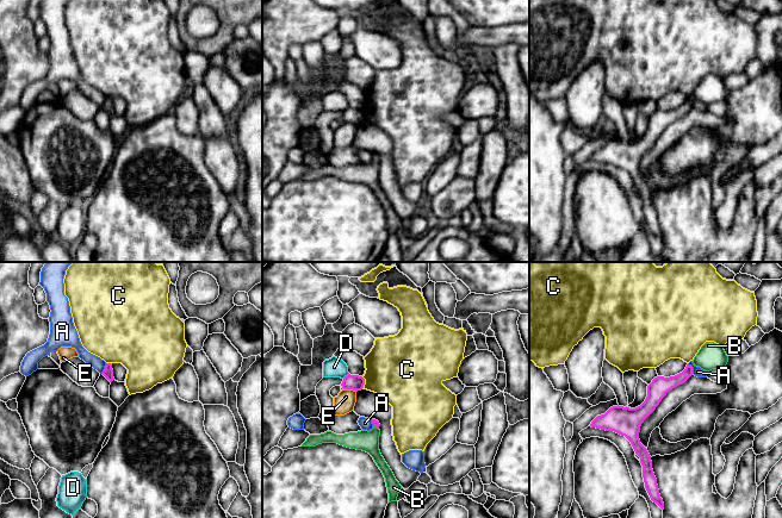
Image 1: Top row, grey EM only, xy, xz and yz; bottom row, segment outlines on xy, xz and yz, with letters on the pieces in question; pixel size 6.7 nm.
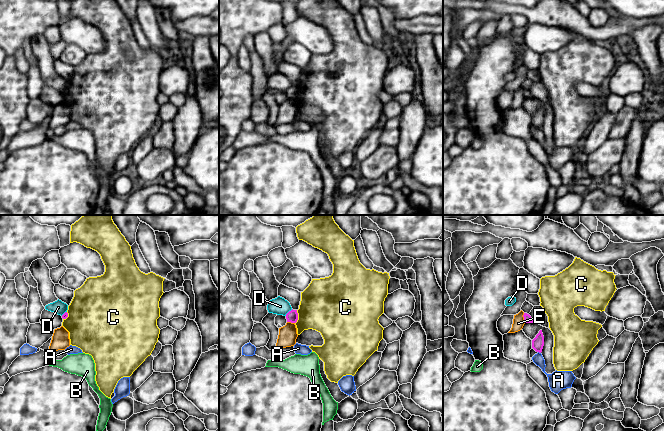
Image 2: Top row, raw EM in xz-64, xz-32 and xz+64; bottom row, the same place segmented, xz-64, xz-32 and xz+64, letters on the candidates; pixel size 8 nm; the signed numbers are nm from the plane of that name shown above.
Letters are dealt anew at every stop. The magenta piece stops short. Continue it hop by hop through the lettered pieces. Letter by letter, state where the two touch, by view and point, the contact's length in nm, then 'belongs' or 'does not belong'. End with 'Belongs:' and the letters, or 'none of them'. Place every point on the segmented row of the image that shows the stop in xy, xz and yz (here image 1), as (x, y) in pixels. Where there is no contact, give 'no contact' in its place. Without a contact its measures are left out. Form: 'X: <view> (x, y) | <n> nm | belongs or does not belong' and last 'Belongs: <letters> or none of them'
A: yz (691, 368) | 80 nm | does not belong
B: xz (376, 426) | 40 nm | belongs
C: xz (364, 382) | 90 nm | does not belong
D: xz (345, 376) | 60 nm | does not belong
E: xz (349, 388) | 90 nm | does not belong
Belongs: B

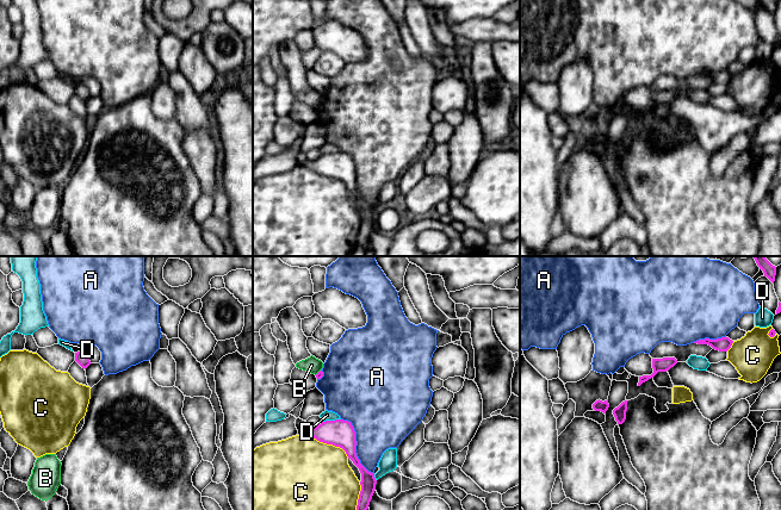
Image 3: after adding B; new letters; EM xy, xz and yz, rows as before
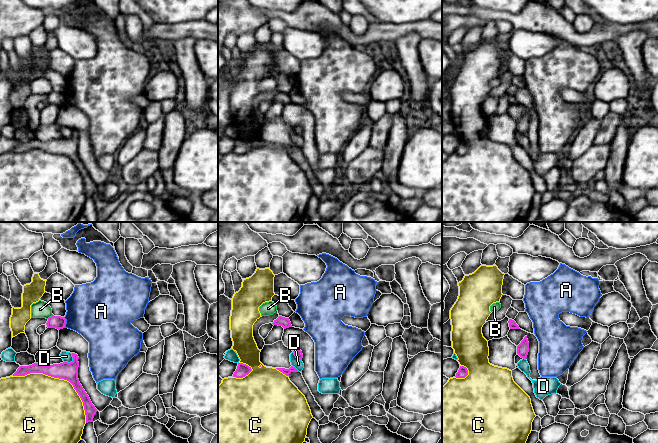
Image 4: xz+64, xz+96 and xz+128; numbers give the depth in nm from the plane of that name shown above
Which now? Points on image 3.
A: xz (355, 445) | 440 nm | does not belong
B: xz (318, 372) | 60 nm | does not belong
C: xz (326, 442) | 360 nm | does not belong
D: xz (332, 421) | 120 nm | does not belong
Belongs: none of them

